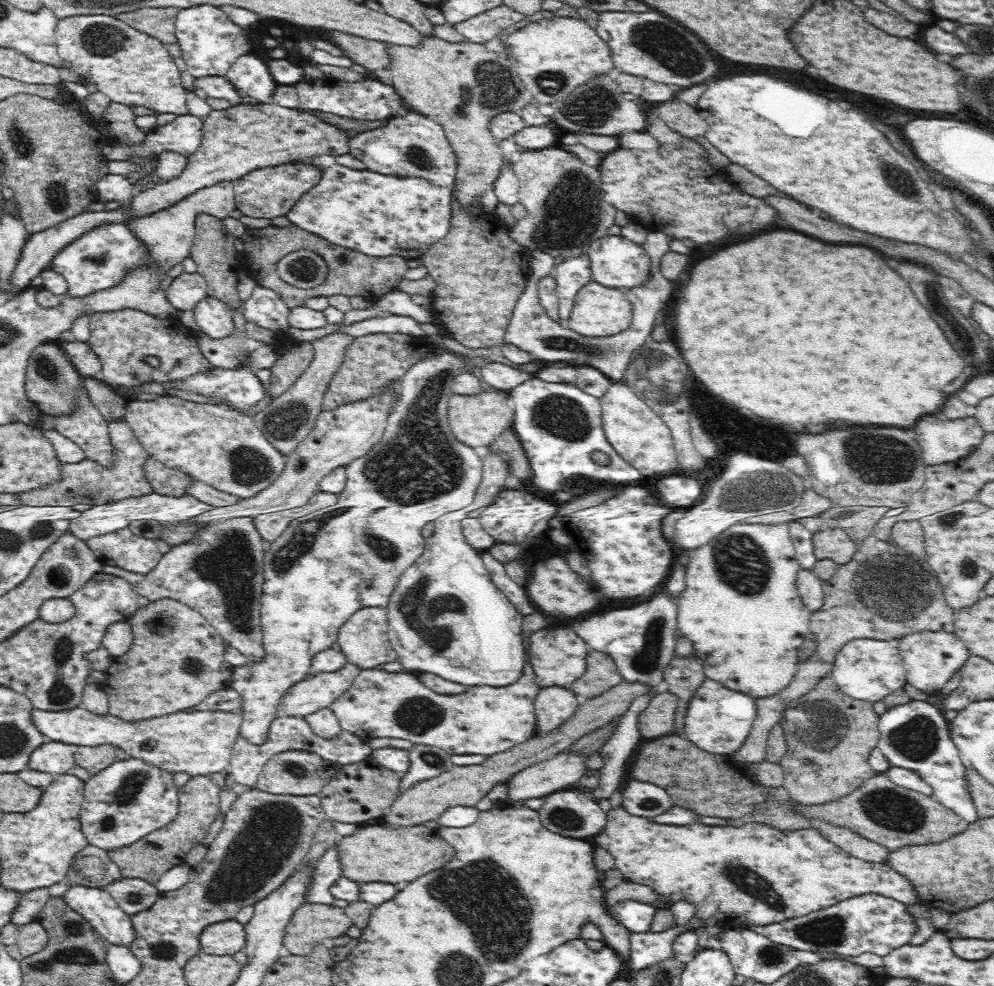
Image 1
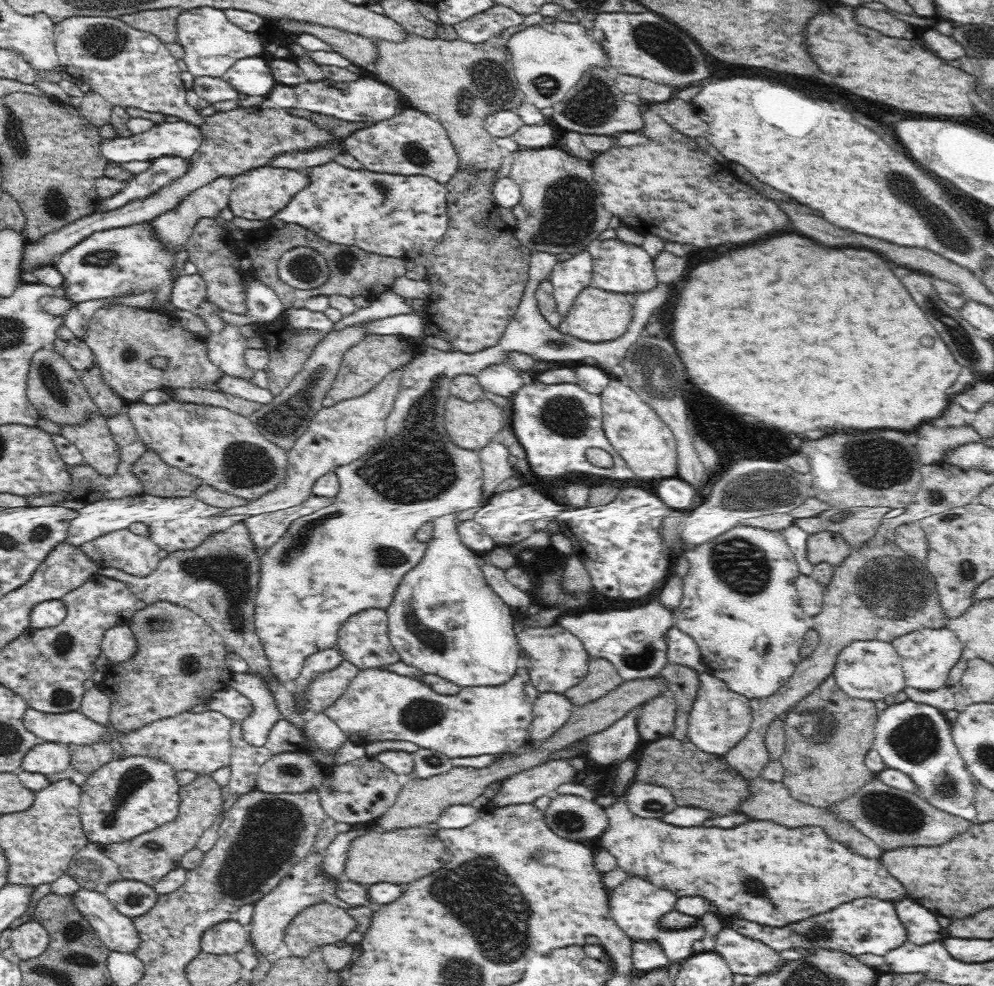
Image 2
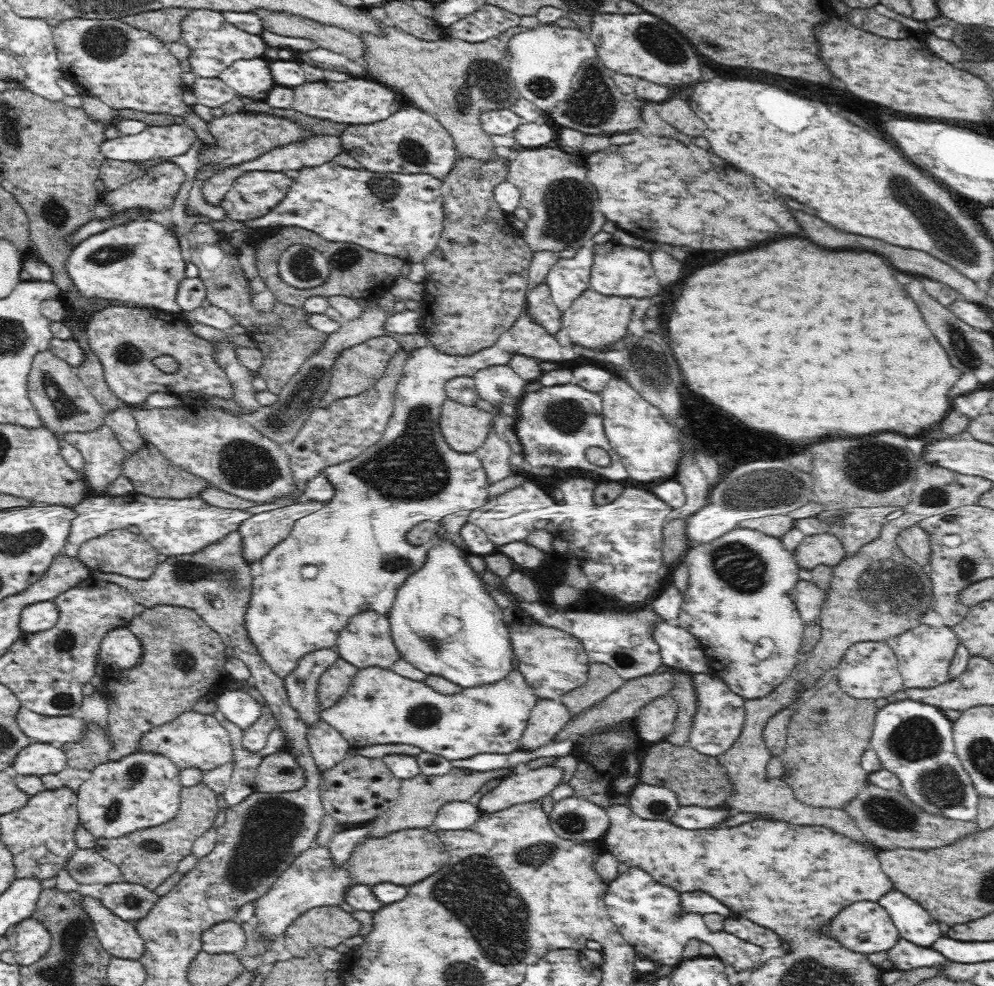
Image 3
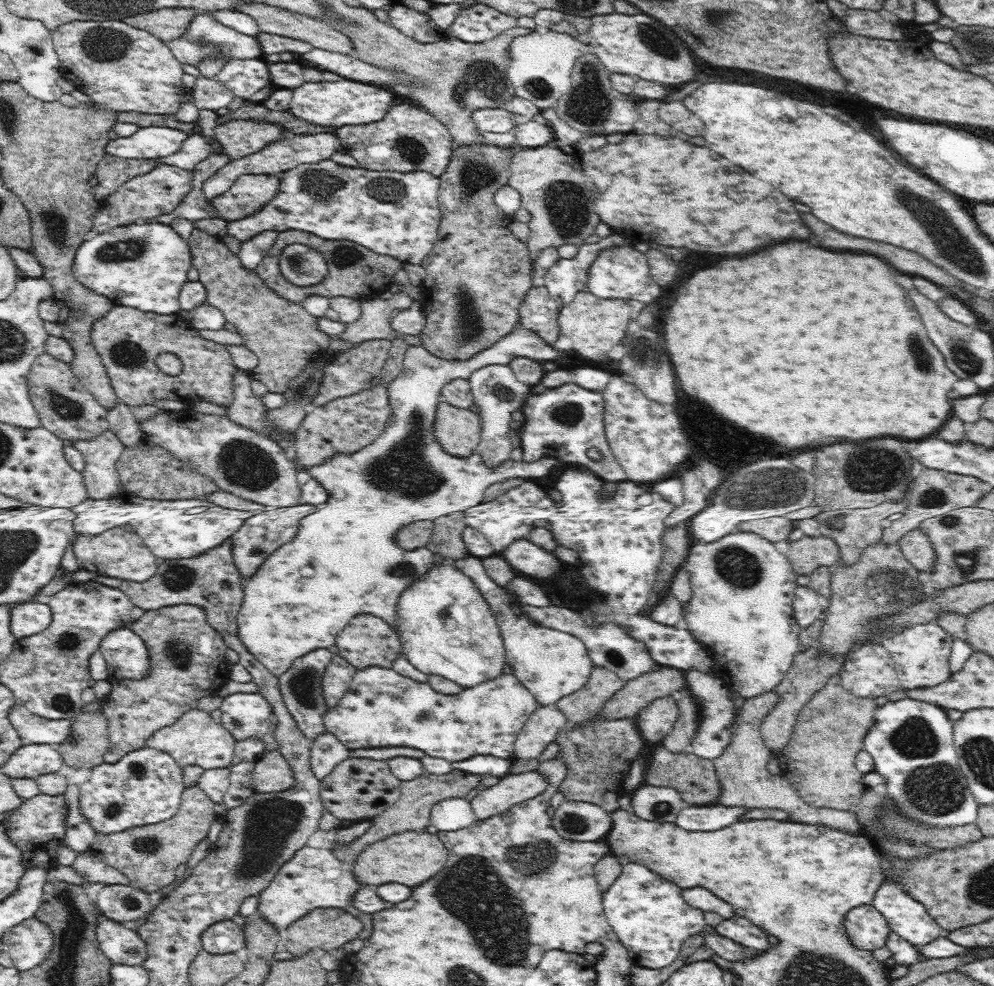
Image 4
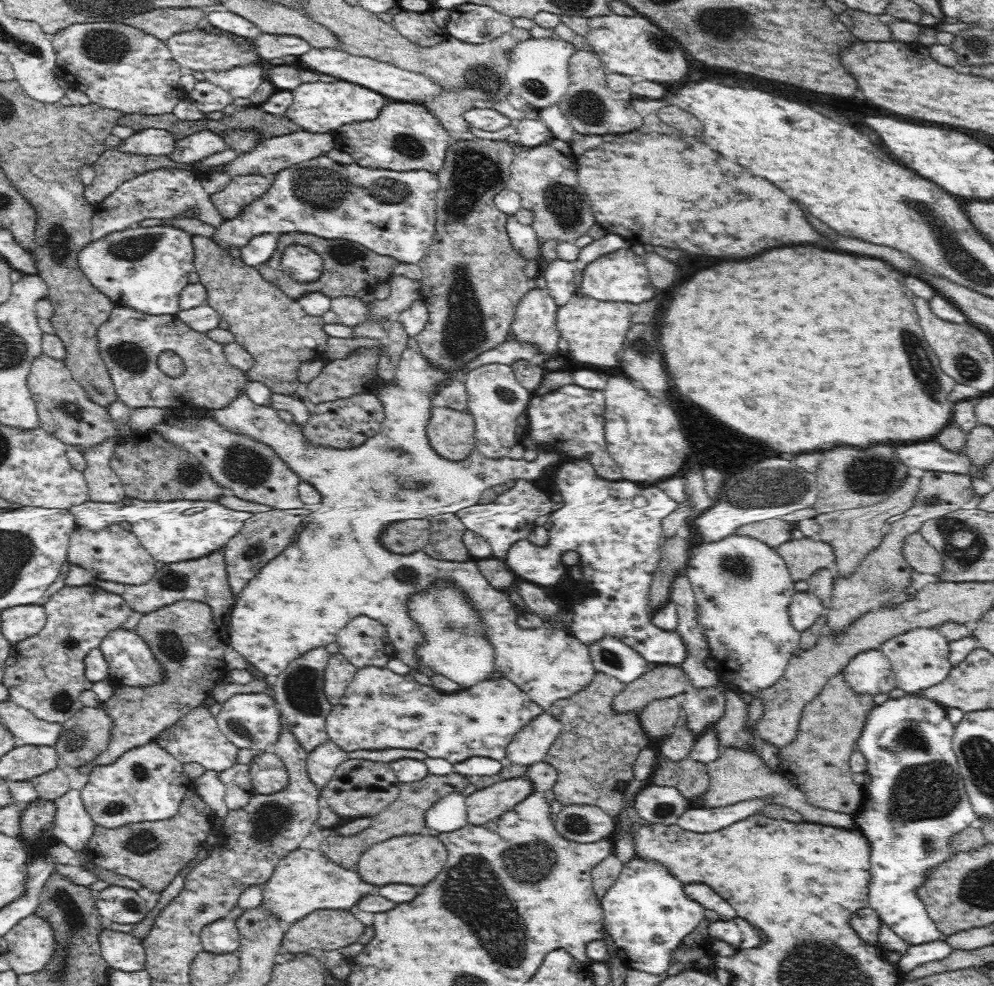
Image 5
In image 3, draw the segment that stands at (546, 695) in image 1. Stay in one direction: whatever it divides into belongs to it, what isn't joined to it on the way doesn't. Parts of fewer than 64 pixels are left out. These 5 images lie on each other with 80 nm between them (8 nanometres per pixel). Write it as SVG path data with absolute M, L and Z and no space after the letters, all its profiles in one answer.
M540 699L530 714L528 725L522 735L521 749L536 750L540 746L550 744L570 721L568 710L564 709L560 699Z

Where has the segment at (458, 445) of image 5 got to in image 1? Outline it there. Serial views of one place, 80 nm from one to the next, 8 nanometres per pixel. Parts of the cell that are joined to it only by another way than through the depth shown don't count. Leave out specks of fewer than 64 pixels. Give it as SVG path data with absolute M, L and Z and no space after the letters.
M482 388L478 394L456 394L450 397L447 417L453 436L462 444L477 449L492 445L504 430L513 428L513 403L509 393L503 390L485 390Z

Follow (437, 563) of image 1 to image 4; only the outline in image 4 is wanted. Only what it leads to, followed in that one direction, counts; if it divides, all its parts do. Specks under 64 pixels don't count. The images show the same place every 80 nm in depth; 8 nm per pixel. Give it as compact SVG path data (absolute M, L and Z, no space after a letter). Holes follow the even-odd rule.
M491 364L475 370L468 379L474 402L480 406L481 439L476 452L489 467L499 467L510 458L513 449L508 437L508 430L513 427L512 412L525 405L530 387L517 379L510 365ZM436 554L436 558L438 564L434 564L419 580L400 592L396 635L402 647L401 654L420 672L446 678L464 689L495 680L506 672L507 662L504 641L493 610L489 608L474 581L457 567L454 558L446 558L439 554Z

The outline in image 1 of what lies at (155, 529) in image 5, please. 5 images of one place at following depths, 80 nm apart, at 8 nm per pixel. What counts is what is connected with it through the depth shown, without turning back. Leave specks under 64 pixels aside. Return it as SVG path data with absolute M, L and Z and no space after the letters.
M152 492L139 497L128 497L108 503L103 502L102 505L95 505L81 512L78 518L71 520L69 532L79 540L87 541L88 538L102 536L103 534L126 528L133 520L150 519L156 520L165 528L165 531L161 534L162 540L168 542L170 546L176 546L176 544L182 544L182 542L190 540L196 534L196 530L205 525L186 525L186 520L194 518L194 516L198 516L202 512L208 512L210 509L210 505L200 502L192 495L166 496Z

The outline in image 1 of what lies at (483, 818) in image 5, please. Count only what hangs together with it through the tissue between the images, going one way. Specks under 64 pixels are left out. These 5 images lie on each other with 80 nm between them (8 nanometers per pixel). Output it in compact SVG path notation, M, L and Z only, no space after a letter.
M566 750L548 760L522 769L506 783L509 788L509 802L518 803L522 800L528 800L528 798L543 798L548 794L578 785L578 781L588 770L587 760L588 755L584 755L584 753L572 753L572 751Z

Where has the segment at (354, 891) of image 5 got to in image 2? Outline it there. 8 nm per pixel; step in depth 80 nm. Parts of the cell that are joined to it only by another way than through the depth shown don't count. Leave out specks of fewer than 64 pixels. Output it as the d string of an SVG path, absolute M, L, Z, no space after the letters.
M310 852L300 859L289 870L289 873L278 883L278 886L267 892L260 900L253 904L253 917L245 925L250 942L247 950L254 956L260 952L264 957L274 959L274 954L283 941L287 926L294 920L300 910L319 903L334 903L336 901L335 889L338 888L338 879L332 879L322 869L324 853Z

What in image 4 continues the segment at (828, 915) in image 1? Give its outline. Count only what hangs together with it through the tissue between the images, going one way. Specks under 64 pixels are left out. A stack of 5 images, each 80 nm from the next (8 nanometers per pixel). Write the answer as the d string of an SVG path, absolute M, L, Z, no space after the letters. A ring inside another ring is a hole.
M872 904L856 906L848 911L843 927L856 947L869 951L886 947L889 934L893 932L884 915ZM735 915L732 918L724 919L715 927L715 932L726 938L731 938L742 946L755 948L756 950L766 950L770 946L768 934L759 926L753 924L747 918Z

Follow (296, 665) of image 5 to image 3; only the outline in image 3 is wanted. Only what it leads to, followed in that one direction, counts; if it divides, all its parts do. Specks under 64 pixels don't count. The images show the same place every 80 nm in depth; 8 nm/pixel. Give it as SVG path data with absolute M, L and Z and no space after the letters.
M320 649L306 654L300 659L296 670L285 678L286 690L289 694L289 702L300 718L309 726L316 726L320 718L321 708L317 698L317 684L321 674L328 670L340 656L331 649Z

